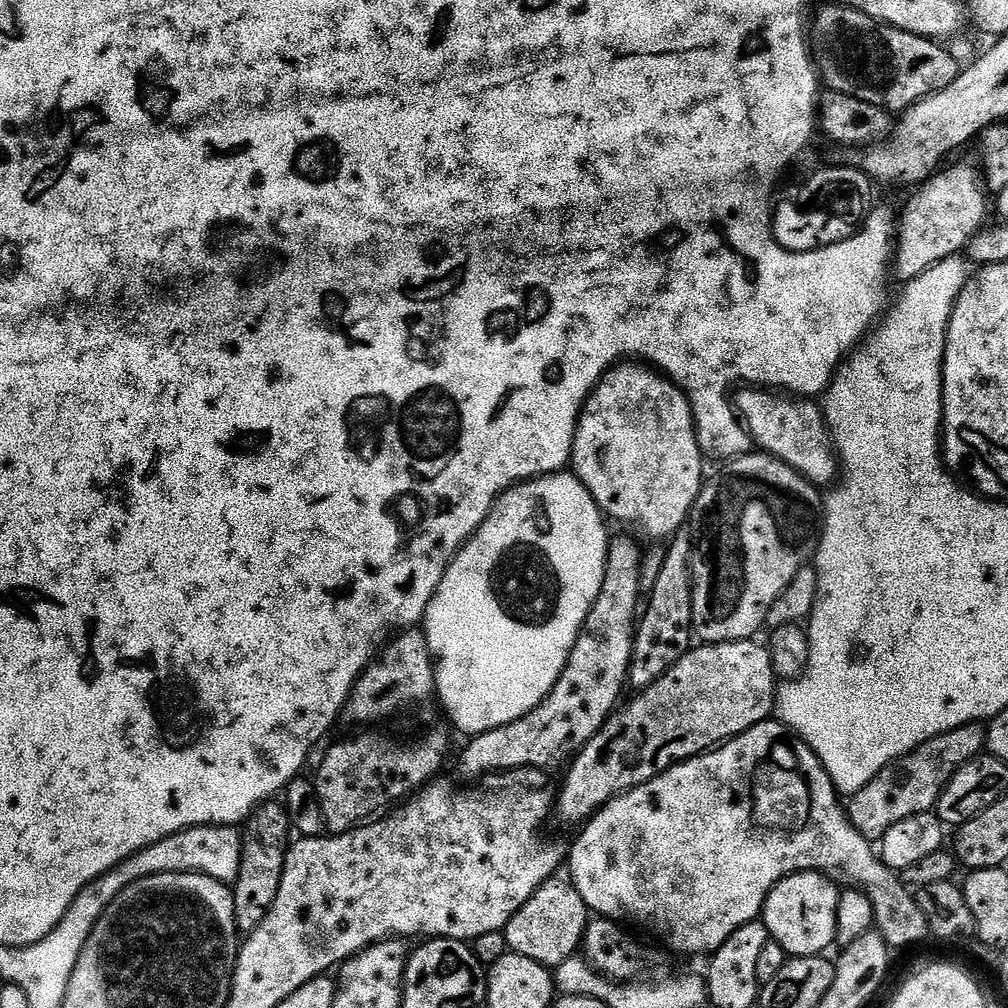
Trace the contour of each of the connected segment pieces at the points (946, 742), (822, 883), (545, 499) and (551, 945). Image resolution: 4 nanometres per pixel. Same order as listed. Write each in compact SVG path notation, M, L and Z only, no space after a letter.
M980 722L958 726L954 730L930 738L922 746L918 746L912 752L898 758L893 764L886 765L870 783L862 786L862 790L858 790L850 797L846 804L848 823L852 824L854 830L858 830L868 840L876 842L886 834L886 830L890 830L890 826L898 826L898 822L902 822L911 816L917 816L923 812L932 812L939 805L940 795L944 792L944 788L950 782L952 775L966 762L975 760L985 751L985 748L986 728Z
M795 872L792 876L788 876L784 880L779 880L772 887L771 892L768 893L768 901L764 904L764 911L762 913L762 923L768 927L768 934L771 939L777 940L784 951L788 953L789 957L794 956L818 956L827 953L828 947L833 947L836 938L836 915L838 914L838 902L840 901L841 889L837 887L833 881L829 880L822 872Z
M568 470L553 472L550 476L538 476L525 480L501 495L492 506L479 531L457 552L448 569L444 571L438 590L432 595L428 609L424 611L422 628L428 640L428 650L432 653L436 670L436 696L444 703L452 724L460 732L468 732L469 737L480 736L483 732L494 730L498 726L506 726L527 712L532 712L552 692L558 682L562 670L568 664L572 648L580 637L586 618L602 590L604 571L608 561L608 545L610 535L604 529L605 517L596 504L596 499L586 490L586 486L575 474Z
M553 878L543 884L535 894L510 918L503 934L509 949L519 956L534 958L543 968L555 970L570 957L581 951L584 931L590 923L590 910L578 894L576 885L567 879Z

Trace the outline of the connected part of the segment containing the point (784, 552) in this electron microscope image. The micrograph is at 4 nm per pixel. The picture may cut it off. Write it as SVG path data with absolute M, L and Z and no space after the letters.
M753 450L747 456L738 456L735 460L727 461L723 465L724 473L720 476L720 485L716 488L716 501L712 504L712 513L708 516L708 529L701 534L700 540L695 541L692 549L692 626L695 635L705 644L725 644L735 640L750 640L757 634L756 631L765 627L768 619L770 606L774 606L774 598L790 586L794 574L805 567L815 557L816 548L820 544L820 533L822 531L822 517L824 515L825 501L819 496L817 485L811 484L805 476L800 475L779 460L777 456L770 456L763 450Z

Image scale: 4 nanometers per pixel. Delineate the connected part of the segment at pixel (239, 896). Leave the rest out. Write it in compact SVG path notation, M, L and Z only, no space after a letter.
M265 802L252 810L242 832L240 868L234 881L234 914L236 926L241 933L250 934L266 918L274 898L278 898L278 886L282 886L284 859L288 857L290 825L288 809L280 802Z

